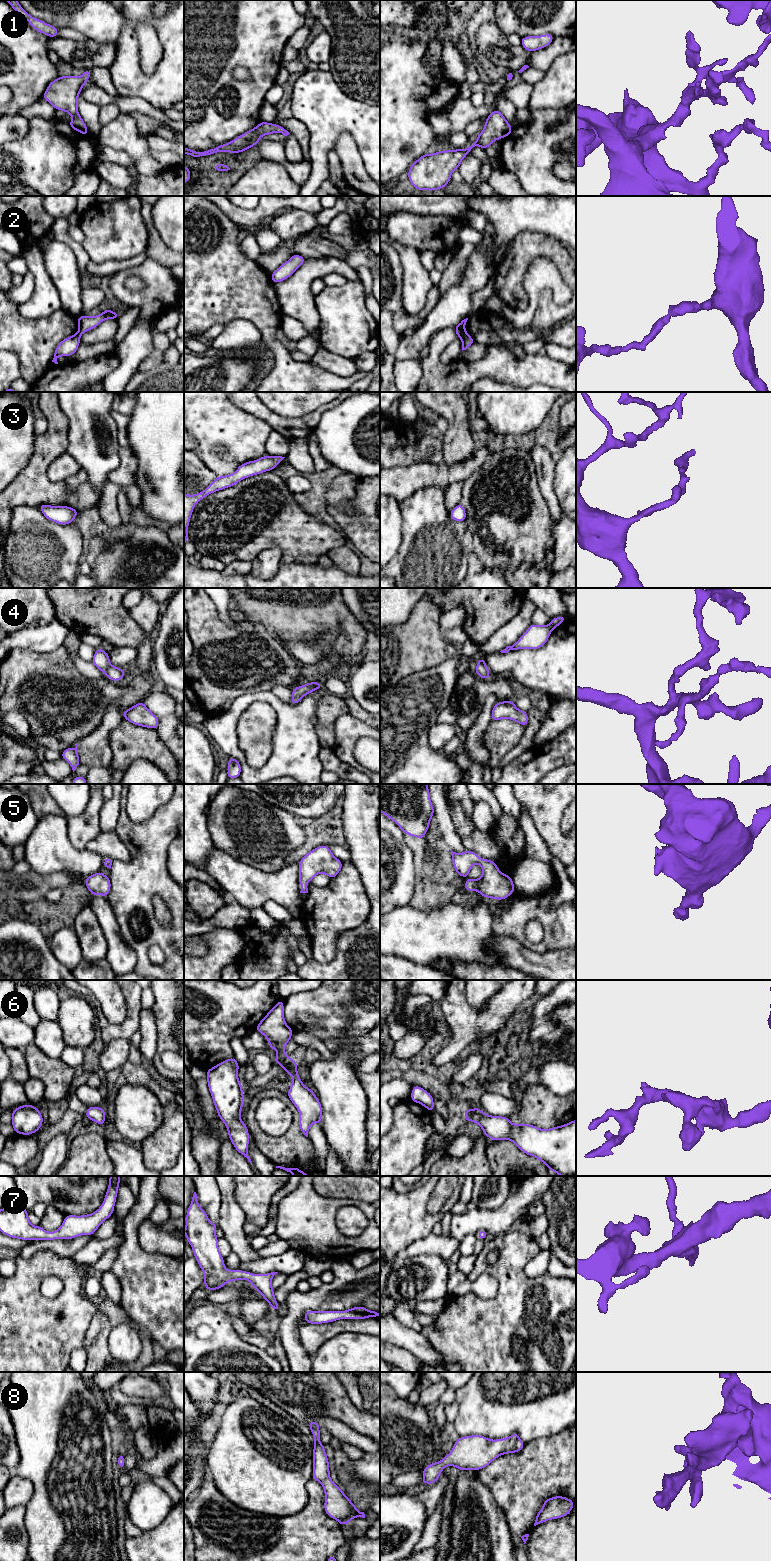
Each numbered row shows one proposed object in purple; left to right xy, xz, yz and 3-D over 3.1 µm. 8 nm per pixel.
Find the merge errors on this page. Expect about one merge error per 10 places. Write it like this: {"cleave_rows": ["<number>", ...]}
{"cleave_rows": ["2"]}

